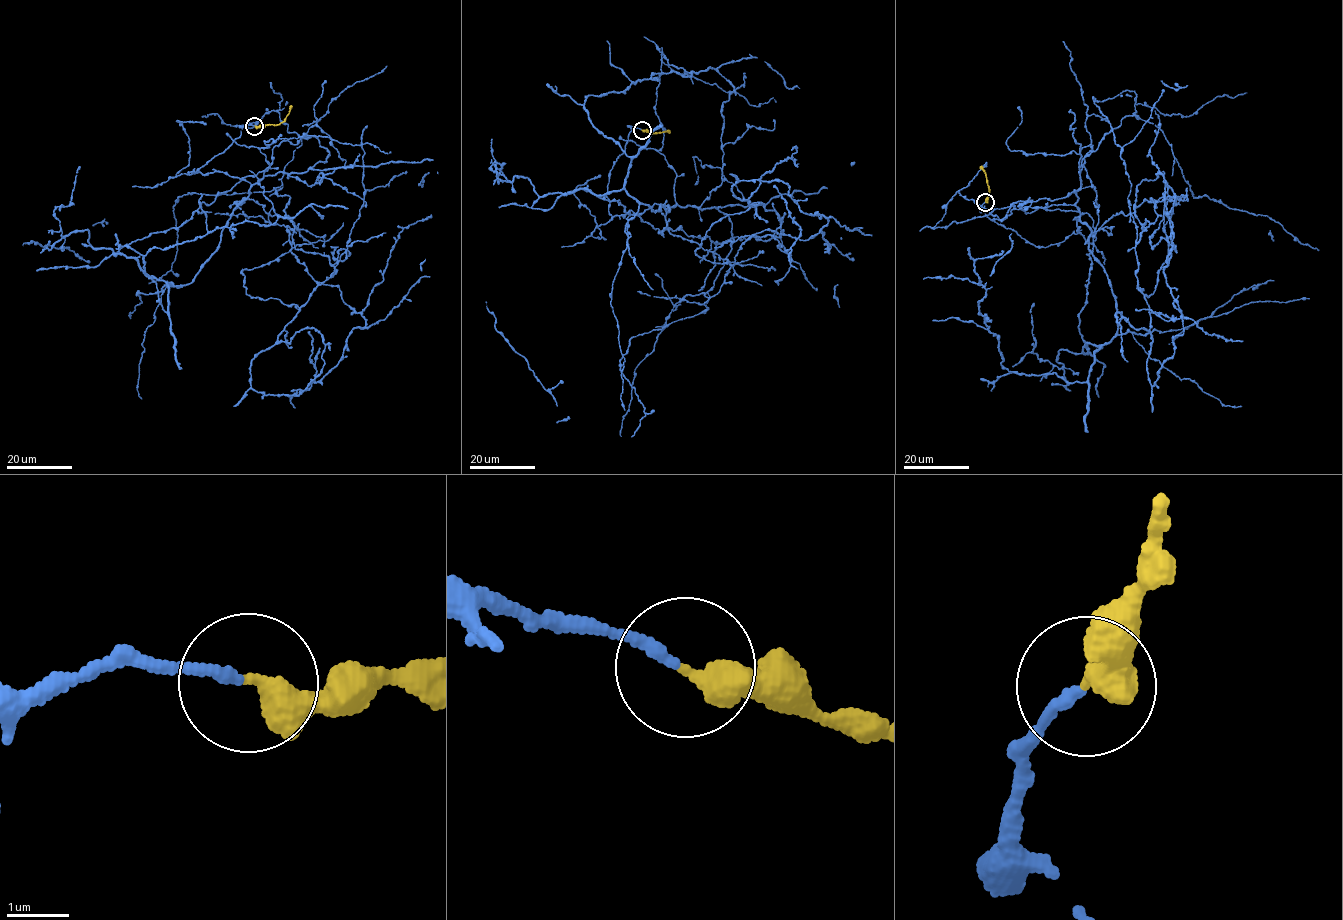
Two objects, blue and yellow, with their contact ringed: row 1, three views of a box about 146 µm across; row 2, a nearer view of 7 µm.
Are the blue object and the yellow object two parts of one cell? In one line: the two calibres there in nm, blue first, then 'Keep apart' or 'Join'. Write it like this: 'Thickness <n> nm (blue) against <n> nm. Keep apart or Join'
Thickness 170 nm (blue) against 400 nm. Join

